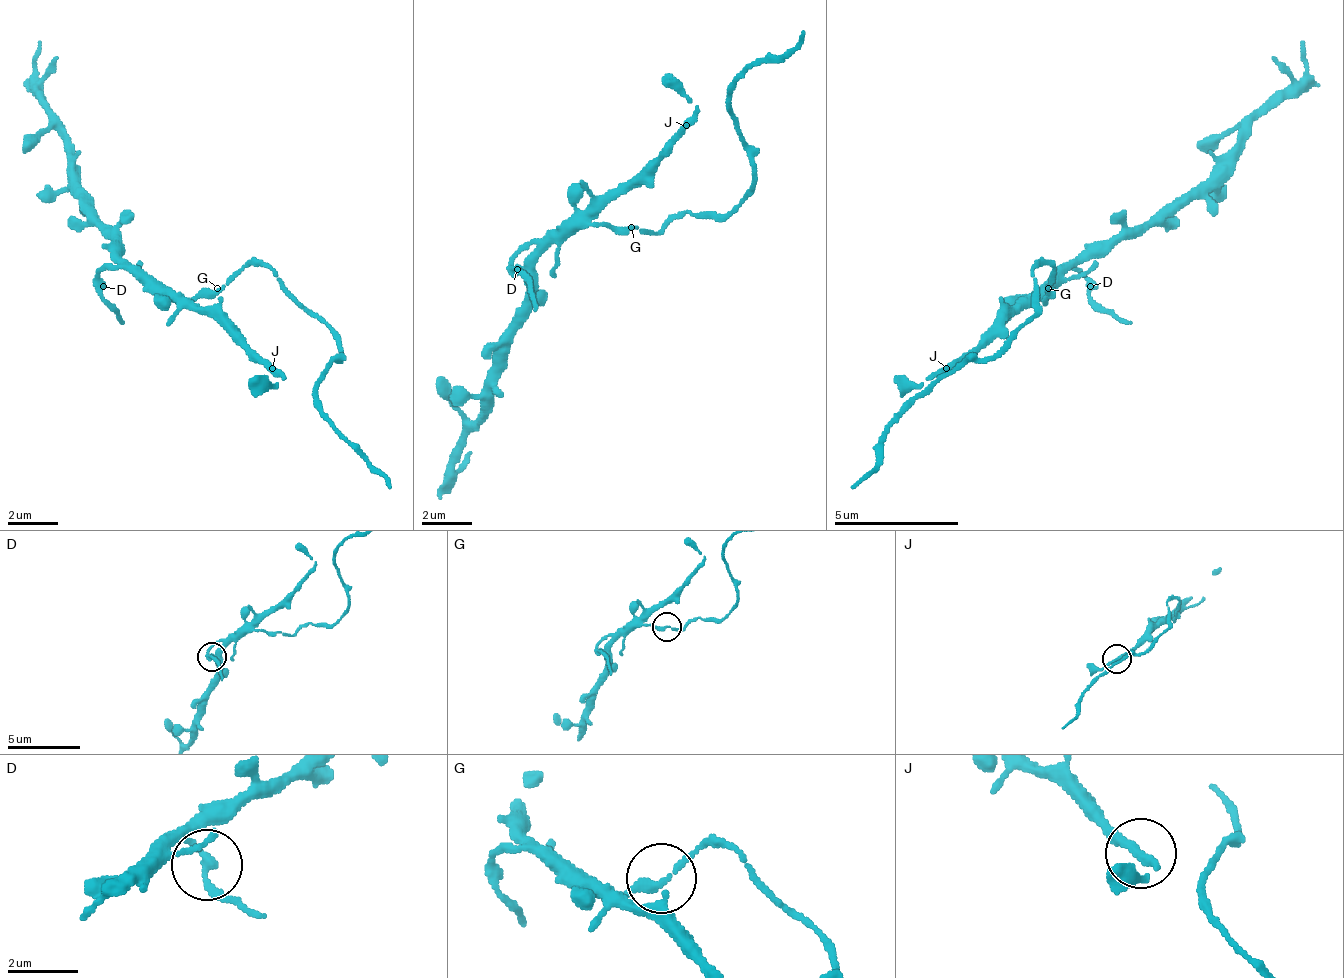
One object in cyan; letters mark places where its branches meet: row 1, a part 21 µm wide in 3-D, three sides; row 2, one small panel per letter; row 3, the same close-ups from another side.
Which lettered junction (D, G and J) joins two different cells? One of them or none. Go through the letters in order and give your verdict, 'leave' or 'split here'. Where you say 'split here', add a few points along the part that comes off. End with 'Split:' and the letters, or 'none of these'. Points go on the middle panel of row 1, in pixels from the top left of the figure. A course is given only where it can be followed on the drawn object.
D: leave
G: split here; foreign part runs (629, 225), (667, 225), (742, 200), (754, 169), (754, 150), (729, 88), (754, 63), (779, 63), (804, 32)
J: leave
Split: G

